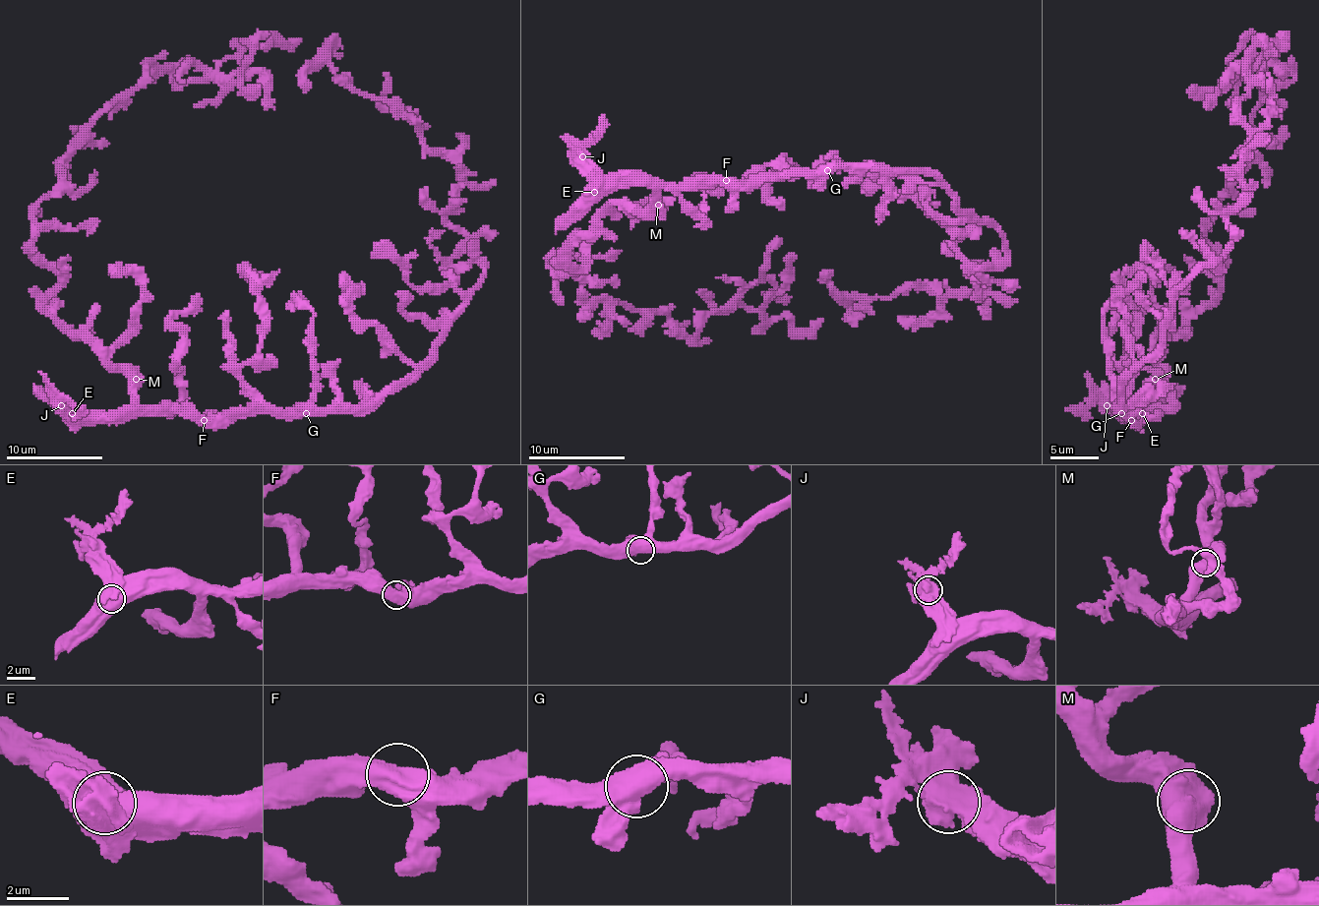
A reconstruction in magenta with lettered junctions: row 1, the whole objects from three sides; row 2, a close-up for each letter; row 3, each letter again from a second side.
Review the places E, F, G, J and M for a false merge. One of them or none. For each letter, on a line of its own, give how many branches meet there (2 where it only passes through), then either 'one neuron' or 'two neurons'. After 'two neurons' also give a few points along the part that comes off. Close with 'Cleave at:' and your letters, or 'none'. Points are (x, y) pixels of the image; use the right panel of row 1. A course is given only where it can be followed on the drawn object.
E: 2 branches meet; one neuron
F: 2 branches meet; one neuron
G: 2 branches meet; one neuron
J: 2 branches meet; one neuron
M: 2 branches meet; one neuron
Cleave at: none

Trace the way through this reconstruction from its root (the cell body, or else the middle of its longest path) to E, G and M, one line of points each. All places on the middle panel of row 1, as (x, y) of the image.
E: (726, 183), (602, 185), (594, 193)
G: (726, 183), (762, 183), (791, 175), (822, 175), (827, 170)
M: (726, 183), (665, 185), (658, 193), (658, 205)

